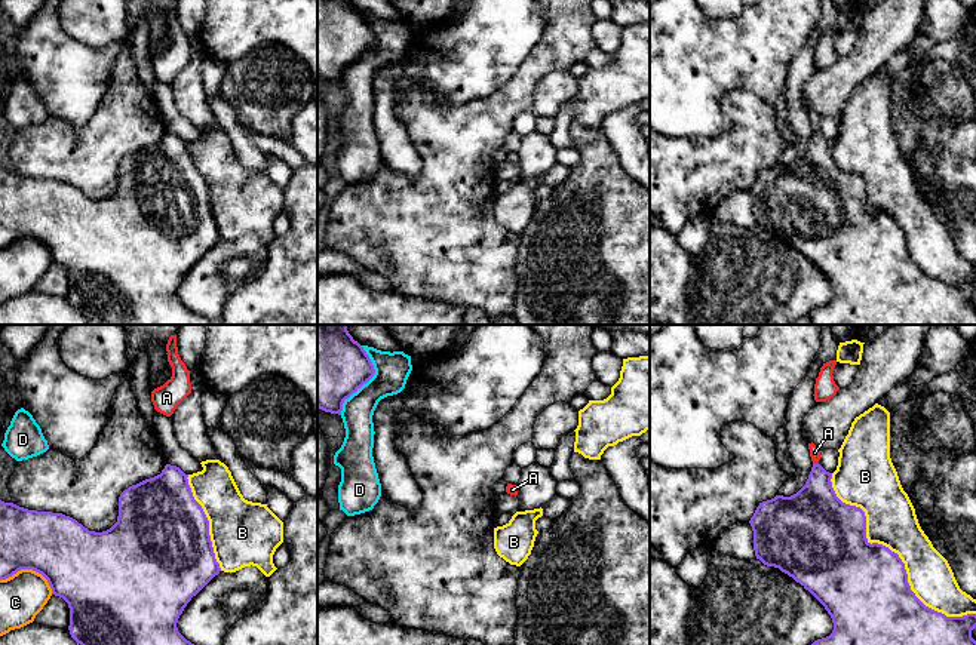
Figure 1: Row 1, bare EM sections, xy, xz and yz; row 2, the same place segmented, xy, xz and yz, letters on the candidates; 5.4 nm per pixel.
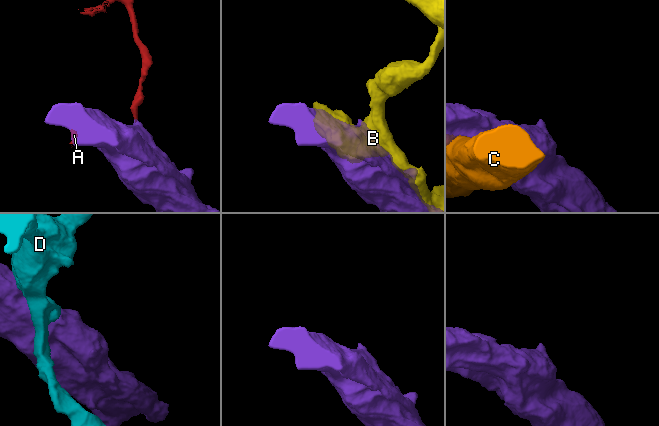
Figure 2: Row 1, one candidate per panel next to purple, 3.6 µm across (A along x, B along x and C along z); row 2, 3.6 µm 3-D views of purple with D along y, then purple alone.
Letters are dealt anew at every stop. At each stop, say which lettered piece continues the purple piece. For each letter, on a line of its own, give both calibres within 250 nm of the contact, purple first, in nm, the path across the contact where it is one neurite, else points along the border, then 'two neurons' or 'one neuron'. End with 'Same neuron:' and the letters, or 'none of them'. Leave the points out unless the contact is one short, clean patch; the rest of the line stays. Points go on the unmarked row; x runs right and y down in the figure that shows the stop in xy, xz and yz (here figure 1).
A: 280/60 nm | along yz (813, 131), (818, 132) | two neurons
B: 480/280 nm | two neurons
C: 360/240 nm | two neurons
D: 400/190 nm | two neurons
Same neuron: none of them

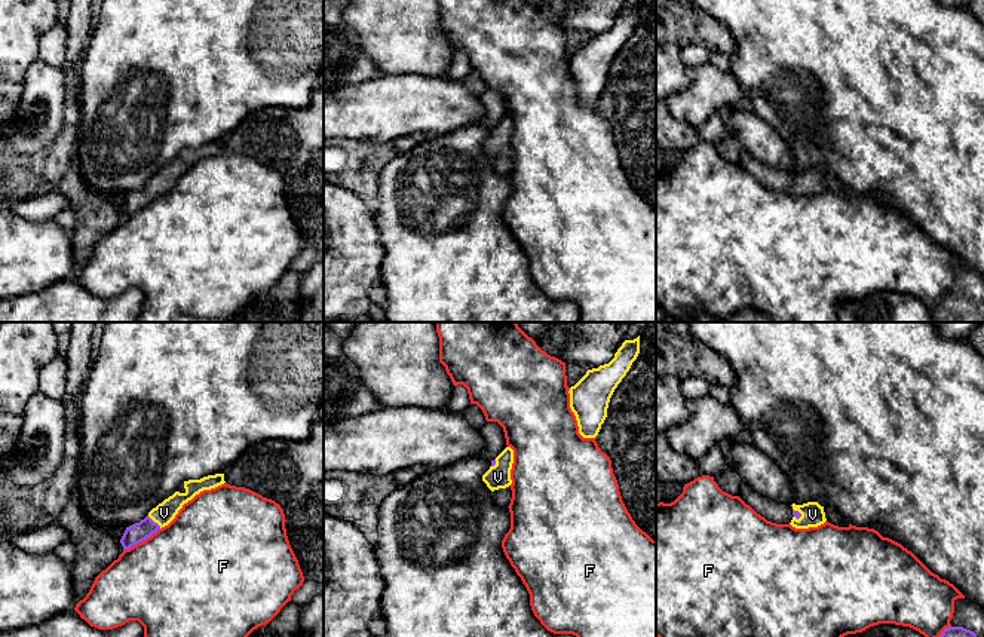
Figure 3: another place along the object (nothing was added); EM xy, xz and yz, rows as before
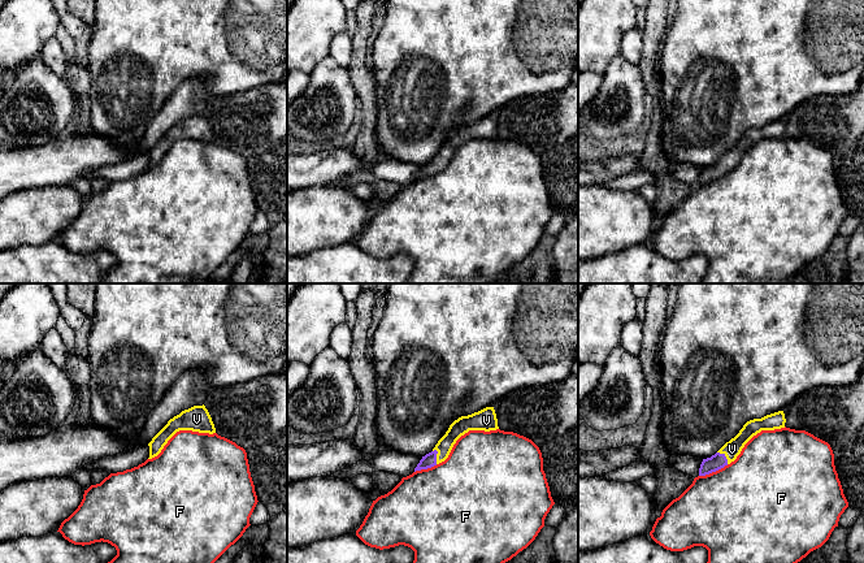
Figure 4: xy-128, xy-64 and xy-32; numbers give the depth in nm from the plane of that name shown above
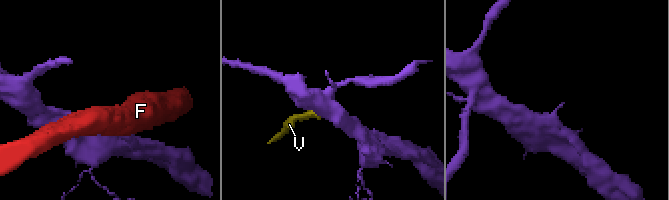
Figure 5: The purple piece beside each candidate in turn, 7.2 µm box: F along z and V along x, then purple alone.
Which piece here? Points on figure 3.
F: 110/500 nm | two neurons
V: 110/110 nm | across xy (138, 199), (153, 189), (164, 180) | one neuron
Same neuron: V

